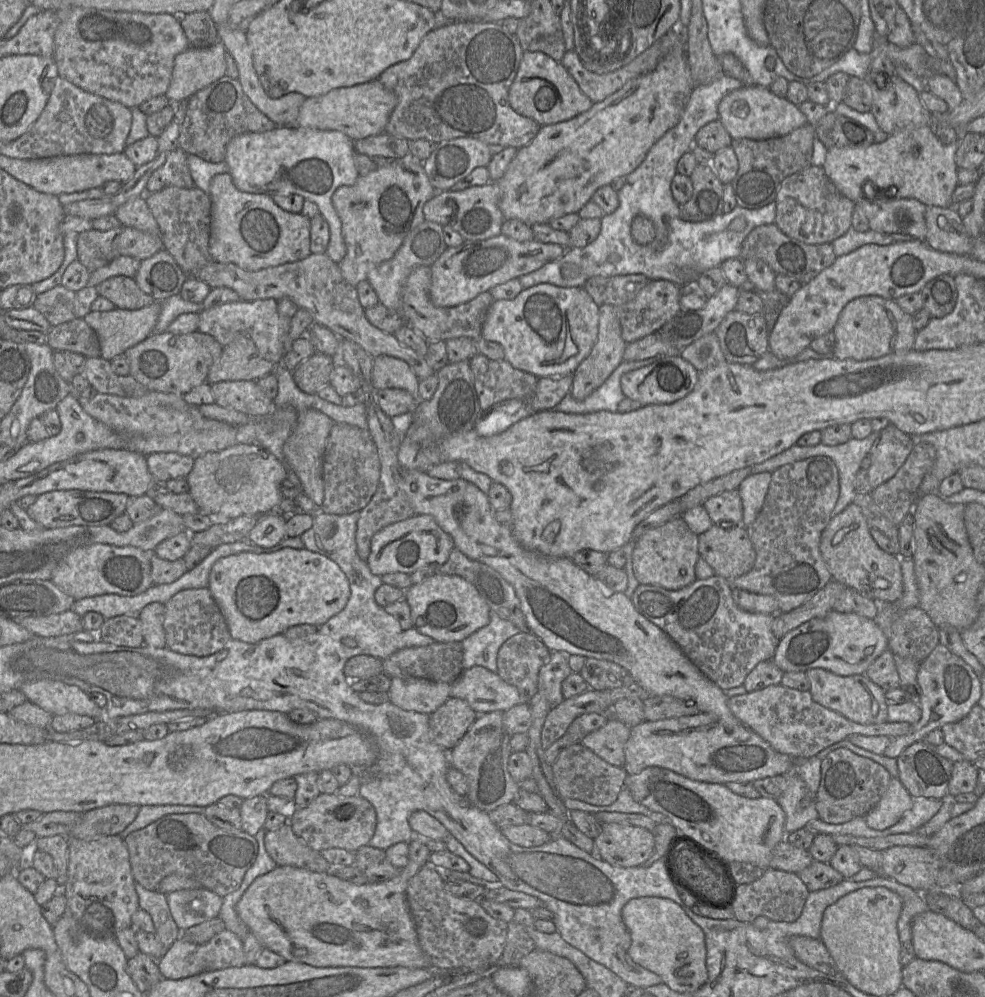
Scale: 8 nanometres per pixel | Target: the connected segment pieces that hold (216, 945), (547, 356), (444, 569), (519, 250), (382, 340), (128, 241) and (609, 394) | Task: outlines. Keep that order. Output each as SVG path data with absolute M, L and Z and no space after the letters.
M228 929L214 935L205 944L196 944L179 937L158 960L158 967L163 978L179 980L197 974L245 965L242 940Z
M542 283L523 289L513 300L494 300L482 325L481 337L497 342L504 349L505 360L514 368L537 378L572 375L590 354L599 331L599 306L583 287L558 287Z
M454 547L437 572L463 577L476 587L492 611L512 622L521 632L529 632L514 587L489 565L469 558Z
M500 234L482 241L464 241L457 247L447 247L430 266L432 277L429 295L437 307L454 307L474 299L482 292L538 270L546 263L561 258L566 248L559 244L535 239L519 242Z
M311 253L303 260L259 271L244 270L232 263L210 261L200 268L194 277L207 283L211 289L230 288L237 292L243 301L269 298L278 301L282 298L289 298L299 308L308 310L315 323L327 327L340 339L347 339L358 344L373 358L386 355L401 359L411 367L419 380L436 373L425 357L402 345L394 334L383 332L367 320L365 309L358 299L356 287L344 280L338 264L333 262L326 253Z
M120 225L108 231L91 229L79 233L77 259L91 272L119 256L130 256L142 261L162 248L159 235Z
M655 356L637 361L622 361L607 380L587 398L577 401L572 397L571 393L568 393L555 409L567 414L589 414L598 411L617 412L619 403L625 398L620 385L622 375L648 366L661 357L668 356Z

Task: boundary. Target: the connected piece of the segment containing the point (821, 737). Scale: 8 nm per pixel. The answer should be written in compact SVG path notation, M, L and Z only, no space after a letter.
M781 684L728 698L728 707L740 723L761 736L775 751L794 760L814 757L825 748L854 734L894 738L907 734L911 728L911 724L906 722L862 725L850 721L815 702L810 691L800 691Z

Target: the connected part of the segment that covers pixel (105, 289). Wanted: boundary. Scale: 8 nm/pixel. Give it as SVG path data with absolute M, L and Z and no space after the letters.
M110 277L100 283L97 289L99 295L110 300L115 308L137 310L154 302L154 298L143 292L131 277Z

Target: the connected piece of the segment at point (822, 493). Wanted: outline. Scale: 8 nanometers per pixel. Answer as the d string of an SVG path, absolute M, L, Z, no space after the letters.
M814 456L781 466L771 476L762 510L756 520L746 527L756 552L755 564L748 573L729 580L729 584L731 588L774 597L779 611L783 613L810 600L833 579L820 552L820 539L839 497L839 475L832 459Z

